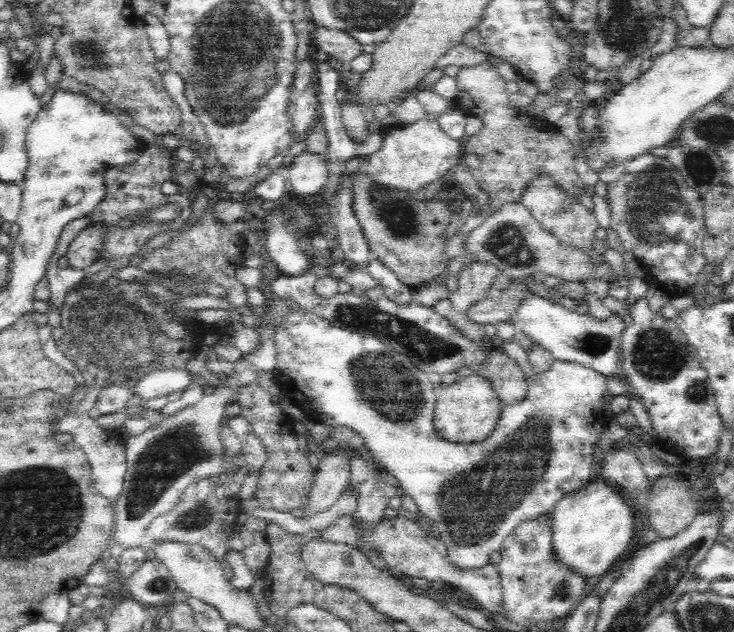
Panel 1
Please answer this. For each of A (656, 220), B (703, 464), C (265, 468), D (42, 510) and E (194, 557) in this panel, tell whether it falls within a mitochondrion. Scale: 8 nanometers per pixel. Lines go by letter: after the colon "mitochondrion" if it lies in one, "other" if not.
A: mitochondrion
B: other
C: other
D: mitochondrion
E: mitochondrion

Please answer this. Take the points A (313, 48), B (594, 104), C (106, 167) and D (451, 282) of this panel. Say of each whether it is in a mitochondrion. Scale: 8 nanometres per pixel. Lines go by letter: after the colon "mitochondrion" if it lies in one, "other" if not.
A: other
B: other
C: other
D: other

